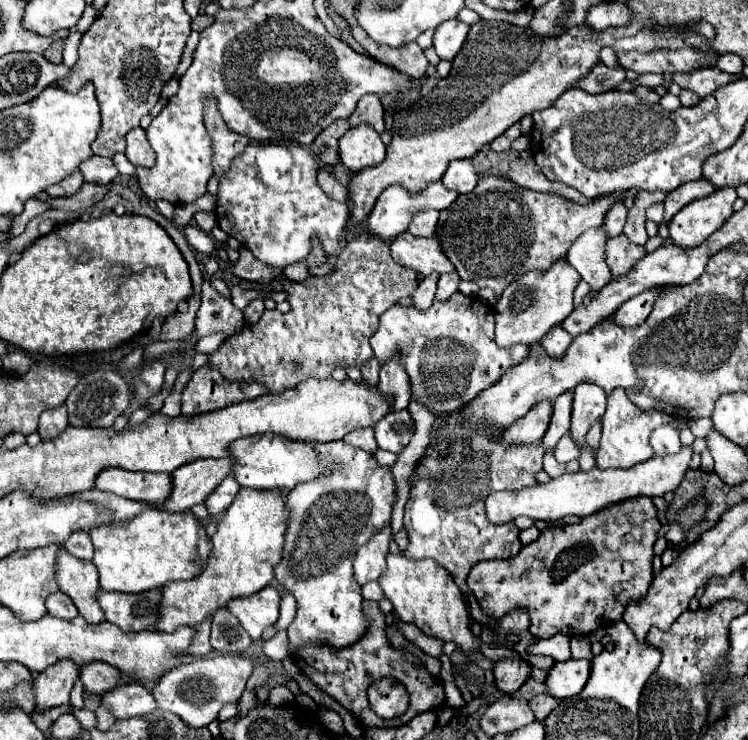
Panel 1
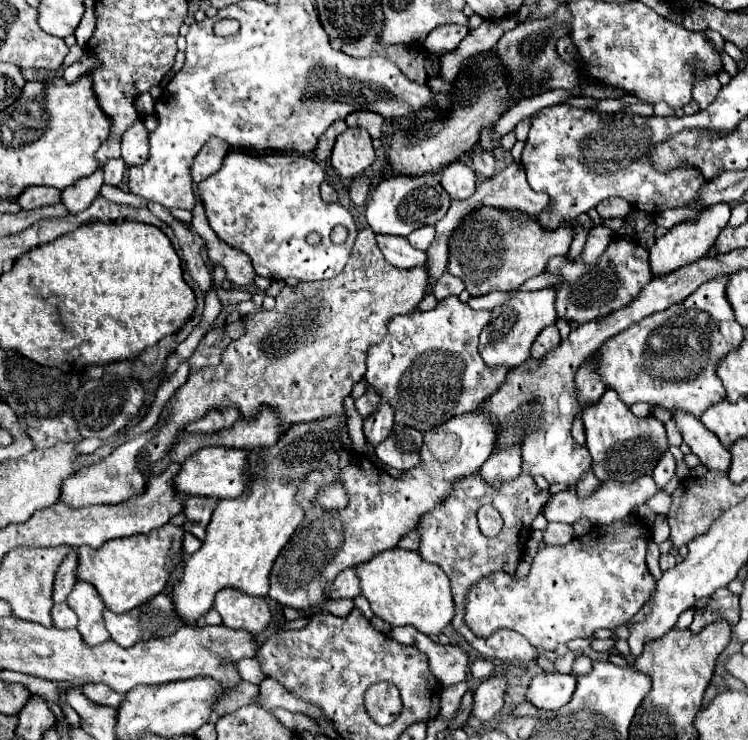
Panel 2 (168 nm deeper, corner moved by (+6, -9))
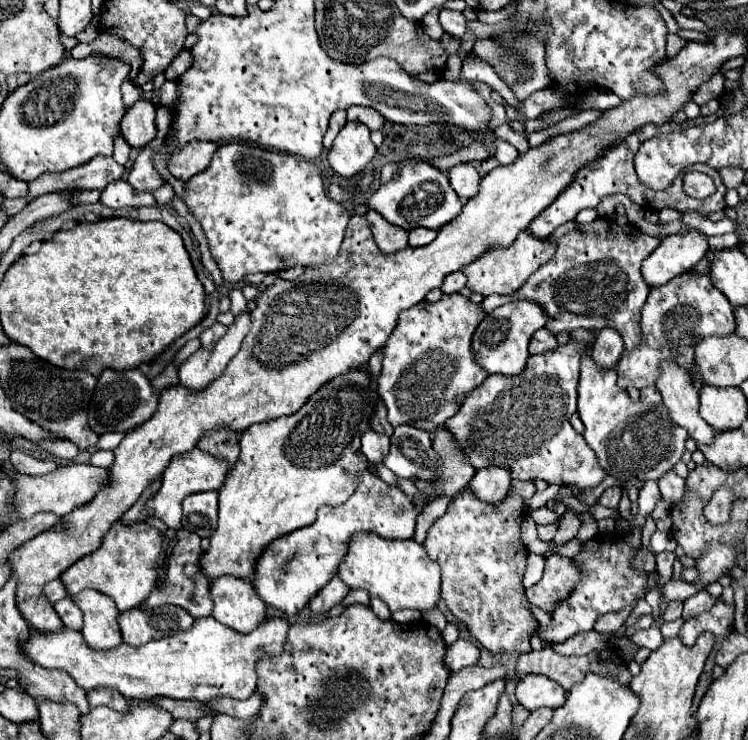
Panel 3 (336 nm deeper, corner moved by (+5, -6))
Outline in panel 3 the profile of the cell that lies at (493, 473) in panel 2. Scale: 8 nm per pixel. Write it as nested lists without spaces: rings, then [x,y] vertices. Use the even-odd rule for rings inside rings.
[[[487,467],[487,469],[479,469],[467,487],[481,501],[495,503],[495,501],[507,497],[509,487],[511,487],[511,471],[507,467]]]

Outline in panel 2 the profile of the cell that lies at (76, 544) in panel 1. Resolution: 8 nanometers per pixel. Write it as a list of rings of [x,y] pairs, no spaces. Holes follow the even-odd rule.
[[[72,552],[70,556],[66,556],[62,566],[58,568],[54,594],[52,594],[54,602],[66,602],[68,594],[72,592],[72,588],[76,584],[76,566],[78,566],[78,556],[76,556],[76,552]]]

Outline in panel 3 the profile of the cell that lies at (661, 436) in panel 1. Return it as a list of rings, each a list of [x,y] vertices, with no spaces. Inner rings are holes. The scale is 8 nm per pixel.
[[[667,471],[659,477],[659,491],[663,495],[663,499],[669,503],[669,505],[675,505],[681,501],[683,497],[683,491],[685,491],[685,479],[681,479],[675,471]]]

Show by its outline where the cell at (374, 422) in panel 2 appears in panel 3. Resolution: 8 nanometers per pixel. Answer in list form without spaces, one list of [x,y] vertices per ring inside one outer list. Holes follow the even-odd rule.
[[[369,429],[369,431],[363,433],[361,443],[363,443],[363,453],[365,453],[365,457],[367,457],[371,463],[377,463],[377,461],[383,461],[383,457],[387,455],[389,435],[377,433],[377,431]]]

